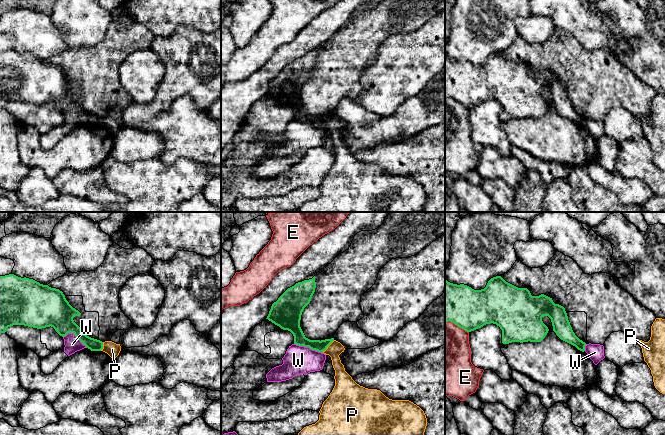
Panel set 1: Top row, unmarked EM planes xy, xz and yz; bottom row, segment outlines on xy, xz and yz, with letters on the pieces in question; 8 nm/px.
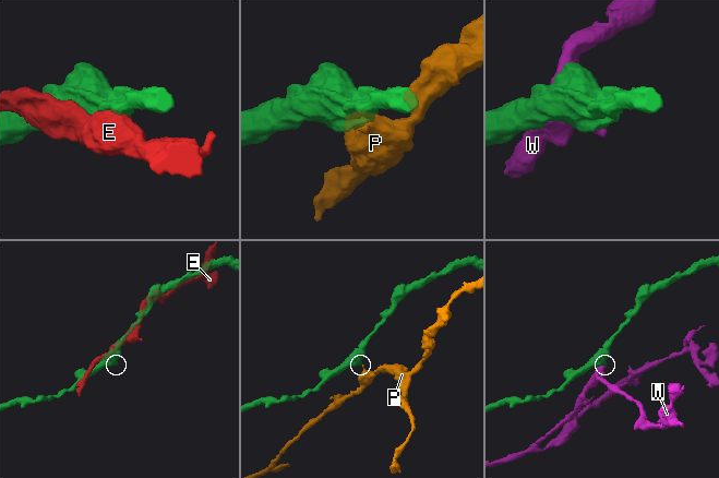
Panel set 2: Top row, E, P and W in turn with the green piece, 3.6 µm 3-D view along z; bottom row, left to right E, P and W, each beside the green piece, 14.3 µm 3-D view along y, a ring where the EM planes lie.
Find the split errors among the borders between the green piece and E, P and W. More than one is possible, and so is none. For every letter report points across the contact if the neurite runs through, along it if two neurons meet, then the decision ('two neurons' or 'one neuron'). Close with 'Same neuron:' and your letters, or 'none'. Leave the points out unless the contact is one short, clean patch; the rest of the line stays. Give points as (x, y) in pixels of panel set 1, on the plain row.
E: two neurons
P: border along xz (334, 116), (322, 128); two neurons
W: border along xz (294, 119), (300, 122), (308, 122), (322, 129); two neurons
Same neuron: none

